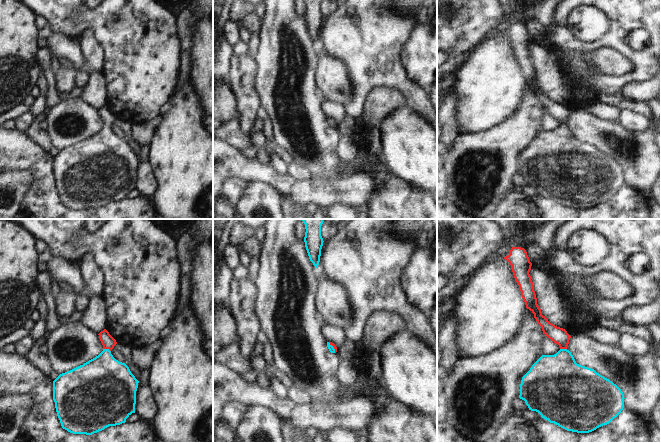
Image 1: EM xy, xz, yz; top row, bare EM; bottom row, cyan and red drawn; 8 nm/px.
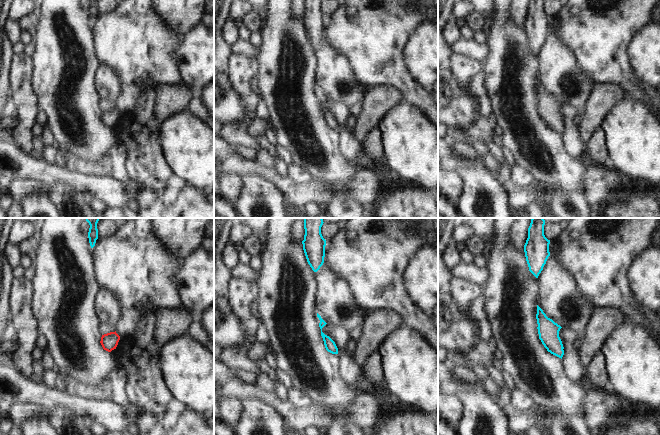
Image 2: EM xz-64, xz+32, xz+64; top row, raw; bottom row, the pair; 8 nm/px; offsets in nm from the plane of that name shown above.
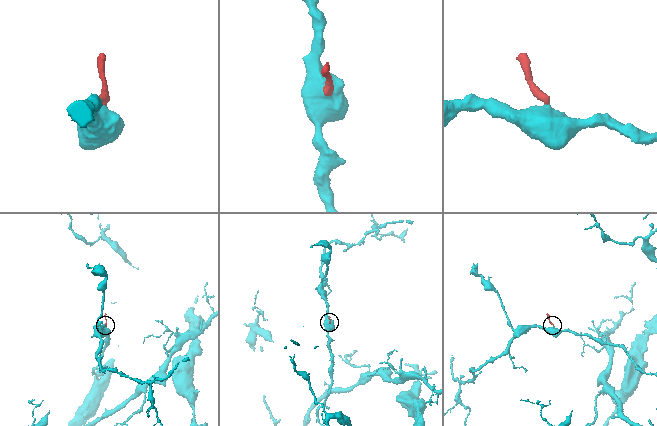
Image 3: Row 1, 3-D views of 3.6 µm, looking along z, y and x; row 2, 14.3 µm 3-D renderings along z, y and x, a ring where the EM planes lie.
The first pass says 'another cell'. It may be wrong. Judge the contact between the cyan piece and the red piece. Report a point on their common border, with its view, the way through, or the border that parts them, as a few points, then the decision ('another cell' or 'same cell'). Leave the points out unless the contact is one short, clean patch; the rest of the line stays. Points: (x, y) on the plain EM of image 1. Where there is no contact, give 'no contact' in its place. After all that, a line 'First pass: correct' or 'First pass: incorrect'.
meets cyan in xy at (107, 125); runs through xy (104, 156), (107, 125), (108, 118); same cell
First pass: incorrect

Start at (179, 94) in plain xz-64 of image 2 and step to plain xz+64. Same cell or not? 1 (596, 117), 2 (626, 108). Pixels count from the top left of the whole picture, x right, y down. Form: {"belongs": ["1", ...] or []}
{"belongs": ["1"]}

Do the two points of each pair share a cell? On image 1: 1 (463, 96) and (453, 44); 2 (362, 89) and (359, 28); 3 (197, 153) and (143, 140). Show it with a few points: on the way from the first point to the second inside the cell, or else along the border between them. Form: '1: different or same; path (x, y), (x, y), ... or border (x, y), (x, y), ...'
1: different; border (472, 49), (455, 72)
2: same; path (362, 74), (362, 43)
3: different; border (160, 120), (148, 145)

